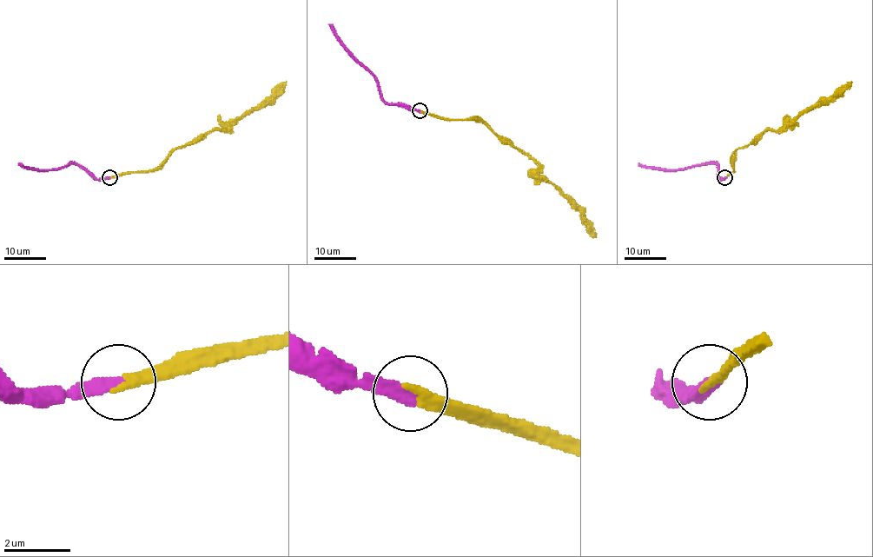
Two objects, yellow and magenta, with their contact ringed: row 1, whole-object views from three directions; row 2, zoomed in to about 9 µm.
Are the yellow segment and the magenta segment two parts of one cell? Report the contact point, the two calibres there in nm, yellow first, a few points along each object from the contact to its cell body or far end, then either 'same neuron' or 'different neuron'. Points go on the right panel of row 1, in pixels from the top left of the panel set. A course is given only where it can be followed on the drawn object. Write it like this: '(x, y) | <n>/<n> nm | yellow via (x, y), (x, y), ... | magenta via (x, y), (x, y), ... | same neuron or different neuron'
(724, 177) | 360/420 nm | yellow via (724, 178), (733, 170), (734, 151), (765, 130), (780, 131), (803, 113), (833, 97), (851, 81) | magenta via (724, 178), (719, 175), (719, 169), (715, 164), (660, 169), (642, 167), (638, 163) | same neuron

